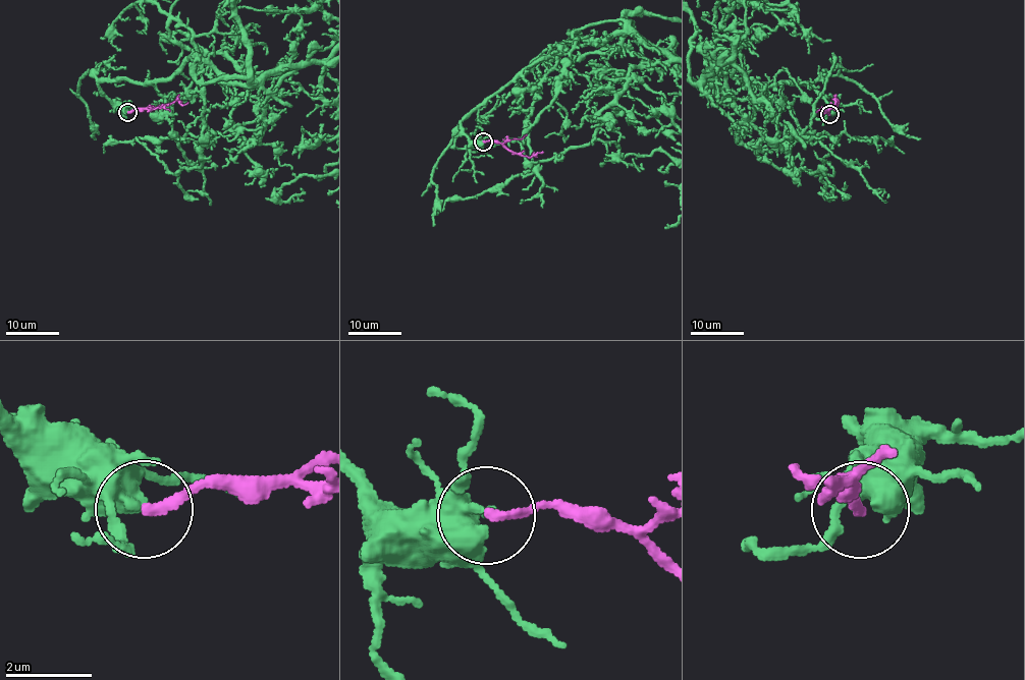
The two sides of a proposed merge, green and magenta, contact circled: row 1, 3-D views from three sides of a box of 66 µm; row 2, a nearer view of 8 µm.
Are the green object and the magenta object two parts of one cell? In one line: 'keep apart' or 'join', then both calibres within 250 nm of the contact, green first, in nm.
join | 280/220 nm

